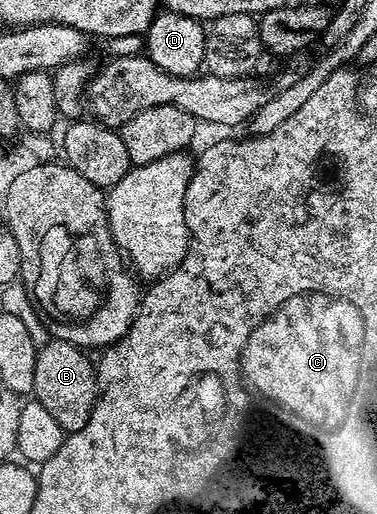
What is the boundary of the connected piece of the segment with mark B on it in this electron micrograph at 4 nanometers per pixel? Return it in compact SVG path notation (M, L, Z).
M51 339L36 354L36 375L32 378L34 387L32 396L60 422L63 433L82 432L84 426L88 426L88 418L92 418L92 410L98 401L98 369L93 359L89 360L87 353L79 348L77 344L70 344L67 340Z

